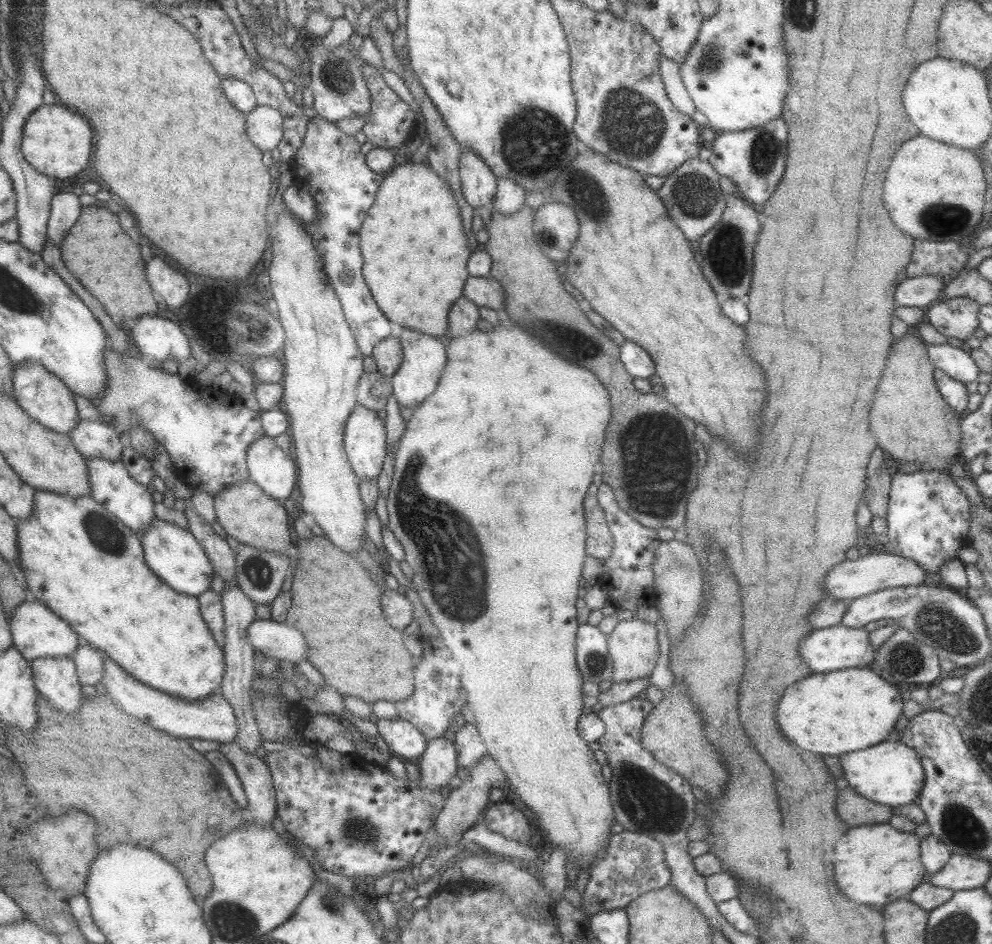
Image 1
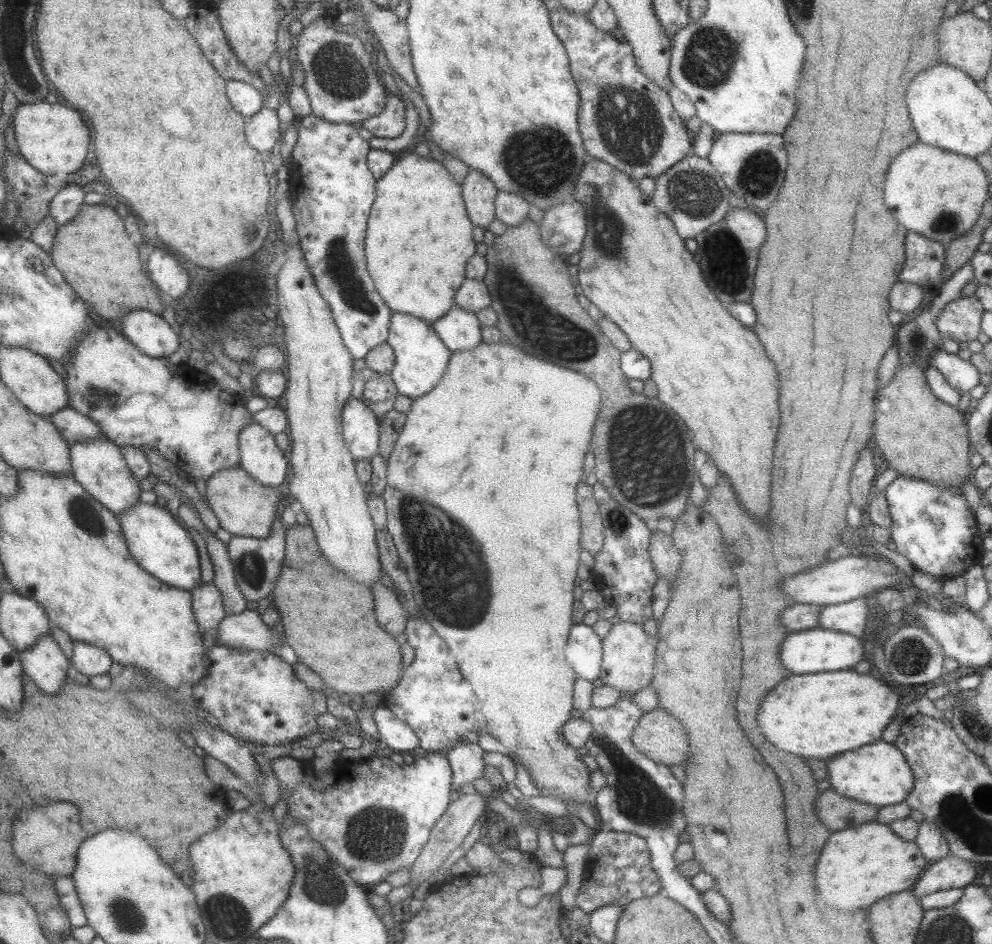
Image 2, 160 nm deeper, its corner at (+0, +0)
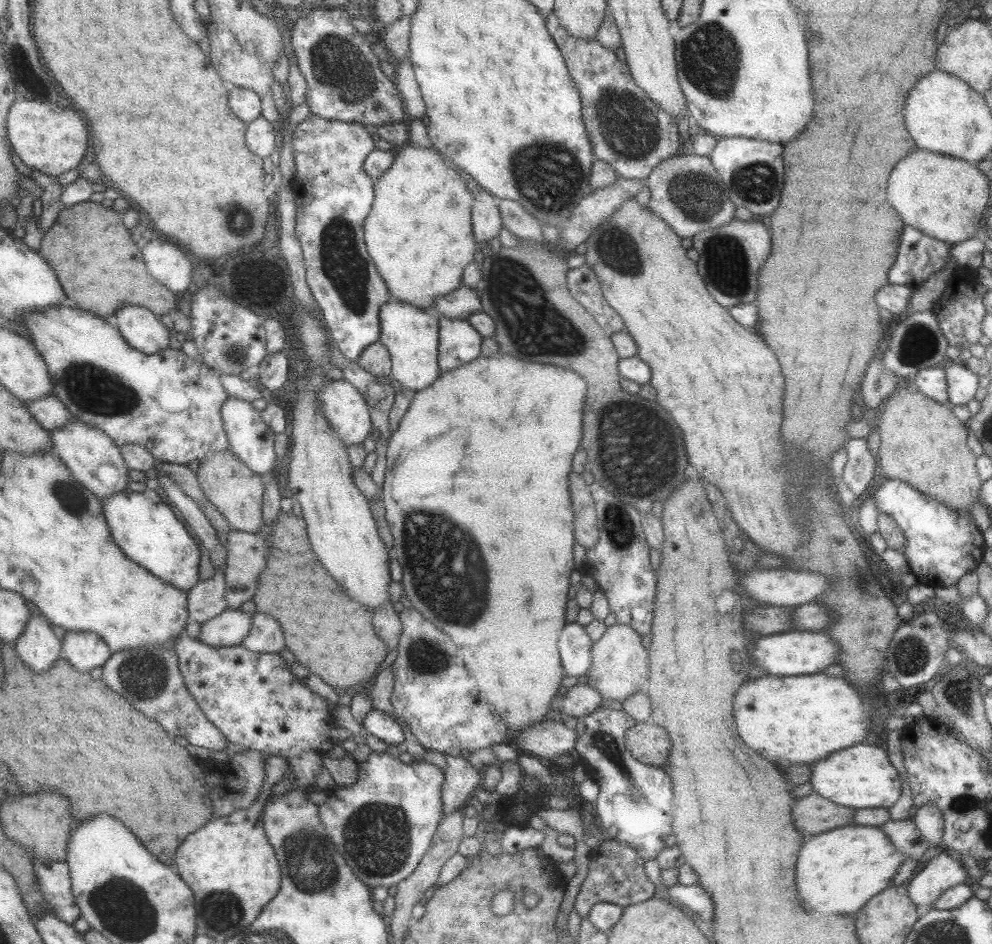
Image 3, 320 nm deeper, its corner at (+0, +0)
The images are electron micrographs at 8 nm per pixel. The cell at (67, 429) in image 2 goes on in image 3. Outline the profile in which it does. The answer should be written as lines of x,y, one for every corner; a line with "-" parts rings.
45,395
34,401
25,401
23,403
29,409
34,419
48,431
55,431
56,428
69,423
73,418
66,405
53,395

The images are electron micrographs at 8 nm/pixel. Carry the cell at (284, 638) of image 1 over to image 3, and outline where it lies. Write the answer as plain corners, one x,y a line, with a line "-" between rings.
225,609
213,618
200,623
195,640
213,647
239,645
249,632
251,615
239,609

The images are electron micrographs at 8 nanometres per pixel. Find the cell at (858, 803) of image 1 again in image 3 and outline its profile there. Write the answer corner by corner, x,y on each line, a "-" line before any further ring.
817,794
799,798
790,806
793,826
801,834
819,834
843,825
852,824
855,809
839,806

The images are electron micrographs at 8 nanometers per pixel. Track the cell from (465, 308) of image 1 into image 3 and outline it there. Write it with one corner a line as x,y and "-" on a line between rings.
437,318
439,325
437,364
439,372
447,372
479,357
482,336
467,320

